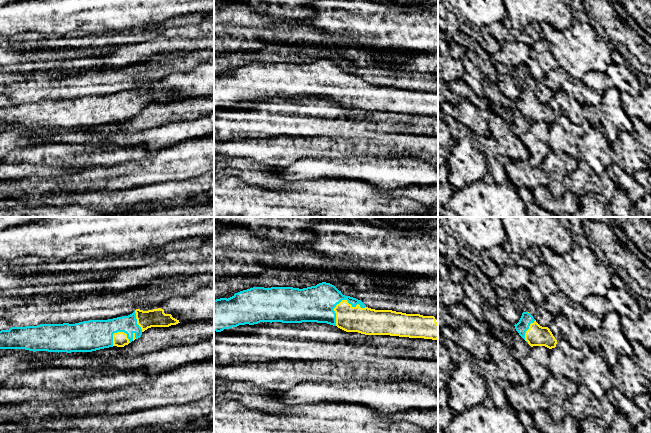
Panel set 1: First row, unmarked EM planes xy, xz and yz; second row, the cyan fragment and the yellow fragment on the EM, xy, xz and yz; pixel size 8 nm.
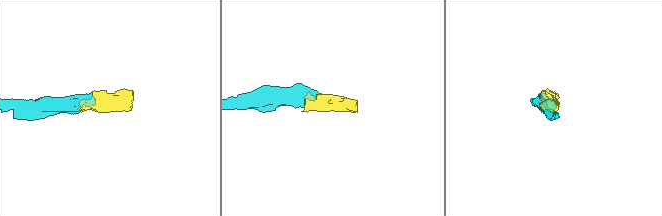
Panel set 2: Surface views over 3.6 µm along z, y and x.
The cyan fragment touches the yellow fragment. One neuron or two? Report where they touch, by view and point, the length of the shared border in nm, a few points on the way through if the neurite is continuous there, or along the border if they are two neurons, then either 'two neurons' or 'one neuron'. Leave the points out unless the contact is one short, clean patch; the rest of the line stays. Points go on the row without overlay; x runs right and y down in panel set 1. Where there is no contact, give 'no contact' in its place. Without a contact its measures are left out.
xz (340, 77) | 300 nm | across xz (316, 79), (340, 77), (340, 83), (350, 95) | one neuron

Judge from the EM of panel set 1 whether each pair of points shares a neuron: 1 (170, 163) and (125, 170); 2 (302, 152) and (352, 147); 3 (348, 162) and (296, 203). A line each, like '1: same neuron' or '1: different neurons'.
1: same neuron
2: same neuron
3: different neurons

